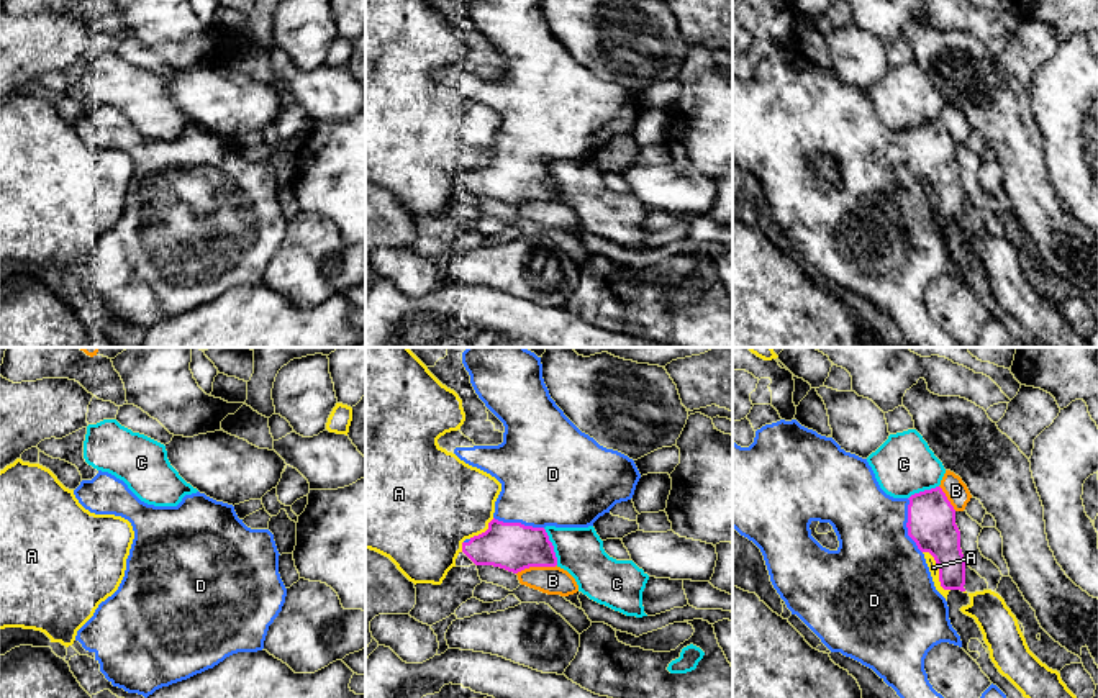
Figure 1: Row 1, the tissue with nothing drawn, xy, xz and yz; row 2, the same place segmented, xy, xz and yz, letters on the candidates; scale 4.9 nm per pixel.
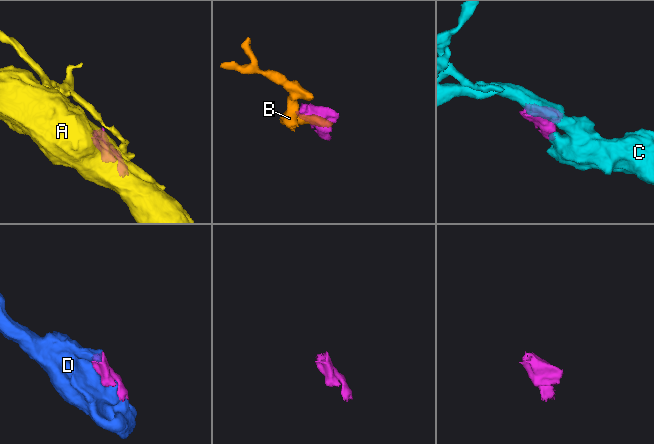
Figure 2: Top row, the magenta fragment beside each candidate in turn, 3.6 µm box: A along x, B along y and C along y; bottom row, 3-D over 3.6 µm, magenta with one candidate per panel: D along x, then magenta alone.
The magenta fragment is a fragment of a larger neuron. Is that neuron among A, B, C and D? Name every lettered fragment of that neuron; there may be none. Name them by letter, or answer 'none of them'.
D

